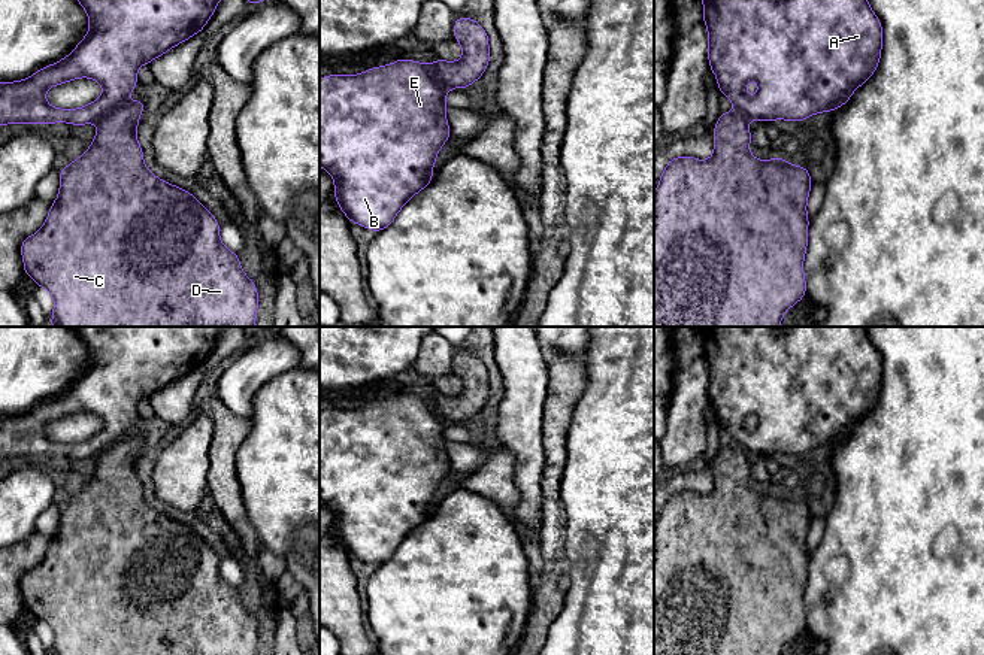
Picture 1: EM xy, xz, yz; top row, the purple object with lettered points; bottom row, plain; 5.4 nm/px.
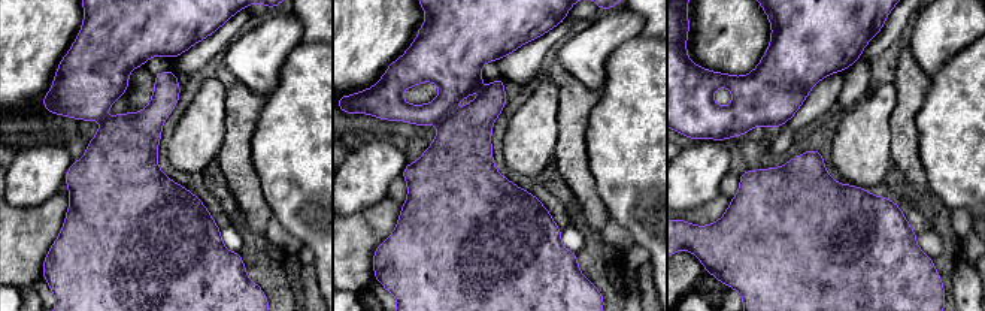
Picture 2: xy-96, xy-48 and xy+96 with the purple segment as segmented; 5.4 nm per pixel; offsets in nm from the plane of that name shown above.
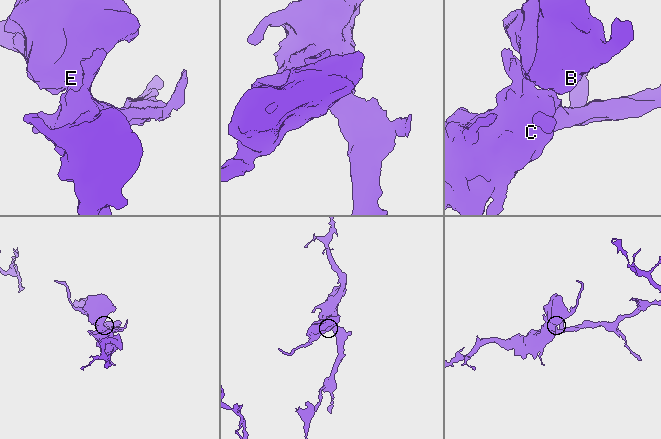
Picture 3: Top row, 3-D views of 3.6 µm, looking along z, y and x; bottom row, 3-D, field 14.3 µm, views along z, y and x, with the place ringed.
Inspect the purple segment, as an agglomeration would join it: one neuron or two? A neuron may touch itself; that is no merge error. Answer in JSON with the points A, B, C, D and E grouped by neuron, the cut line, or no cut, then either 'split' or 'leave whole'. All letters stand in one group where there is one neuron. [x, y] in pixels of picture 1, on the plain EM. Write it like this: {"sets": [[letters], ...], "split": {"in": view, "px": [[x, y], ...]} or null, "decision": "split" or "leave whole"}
{"sets": [["A", "B", "E"], ["C", "D"]], "split": {"in": "xy", "px": [[126, 436], [96, 455]]}, "decision": "split"}

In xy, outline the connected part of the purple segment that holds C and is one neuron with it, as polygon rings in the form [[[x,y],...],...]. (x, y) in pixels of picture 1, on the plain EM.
[[[143,434],[125,436],[102,451],[97,455],[97,467],[91,480],[78,494],[58,506],[58,531],[51,537],[43,561],[21,576],[24,609],[28,609],[37,621],[52,628],[54,646],[51,655],[255,655],[258,643],[257,621],[243,607],[237,588],[221,577],[221,560],[215,551],[187,524],[157,512],[145,500],[143,485],[136,473],[136,464],[143,443]]]

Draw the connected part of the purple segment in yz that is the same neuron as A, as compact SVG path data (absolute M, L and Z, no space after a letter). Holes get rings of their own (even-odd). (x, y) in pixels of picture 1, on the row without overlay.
M702 327L700 333L703 337L703 357L708 363L709 403L717 410L721 430L729 431L735 443L747 454L785 454L802 457L815 448L832 446L844 440L853 427L863 419L878 401L882 383L882 360L871 343L866 327ZM751 413L759 416L759 425L754 431L745 428L745 419Z

